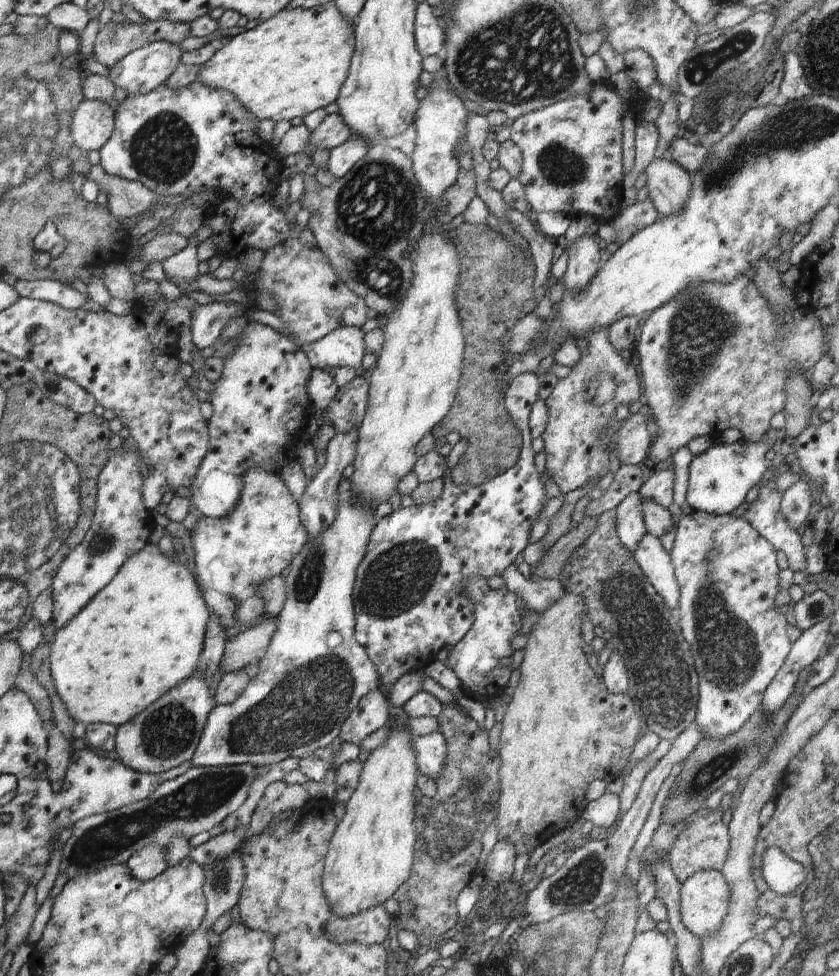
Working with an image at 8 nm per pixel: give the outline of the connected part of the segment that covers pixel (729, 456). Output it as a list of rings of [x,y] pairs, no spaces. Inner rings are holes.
[[[770,428],[767,438],[760,443],[750,443],[740,439],[734,444],[716,441],[703,454],[693,456],[689,467],[687,505],[694,511],[710,515],[732,515],[745,502],[748,491],[762,480],[768,471],[772,448],[779,432]]]

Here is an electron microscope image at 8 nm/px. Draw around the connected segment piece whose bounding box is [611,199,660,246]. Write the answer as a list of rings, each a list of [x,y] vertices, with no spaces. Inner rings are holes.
[[[649,199],[642,203],[623,206],[611,224],[616,232],[615,242],[619,246],[624,245],[635,233],[651,226],[659,218],[659,213],[654,209]]]

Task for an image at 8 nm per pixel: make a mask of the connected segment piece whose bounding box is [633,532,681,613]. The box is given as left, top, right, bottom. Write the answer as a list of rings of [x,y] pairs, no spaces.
[[[647,532],[639,541],[633,556],[656,593],[664,600],[668,609],[675,613],[679,608],[681,594],[671,555],[664,550],[661,541]]]

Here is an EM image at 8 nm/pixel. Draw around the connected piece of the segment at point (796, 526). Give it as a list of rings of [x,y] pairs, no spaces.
[[[802,477],[781,496],[780,513],[796,532],[808,528],[808,515],[813,503],[812,487],[813,485]]]

